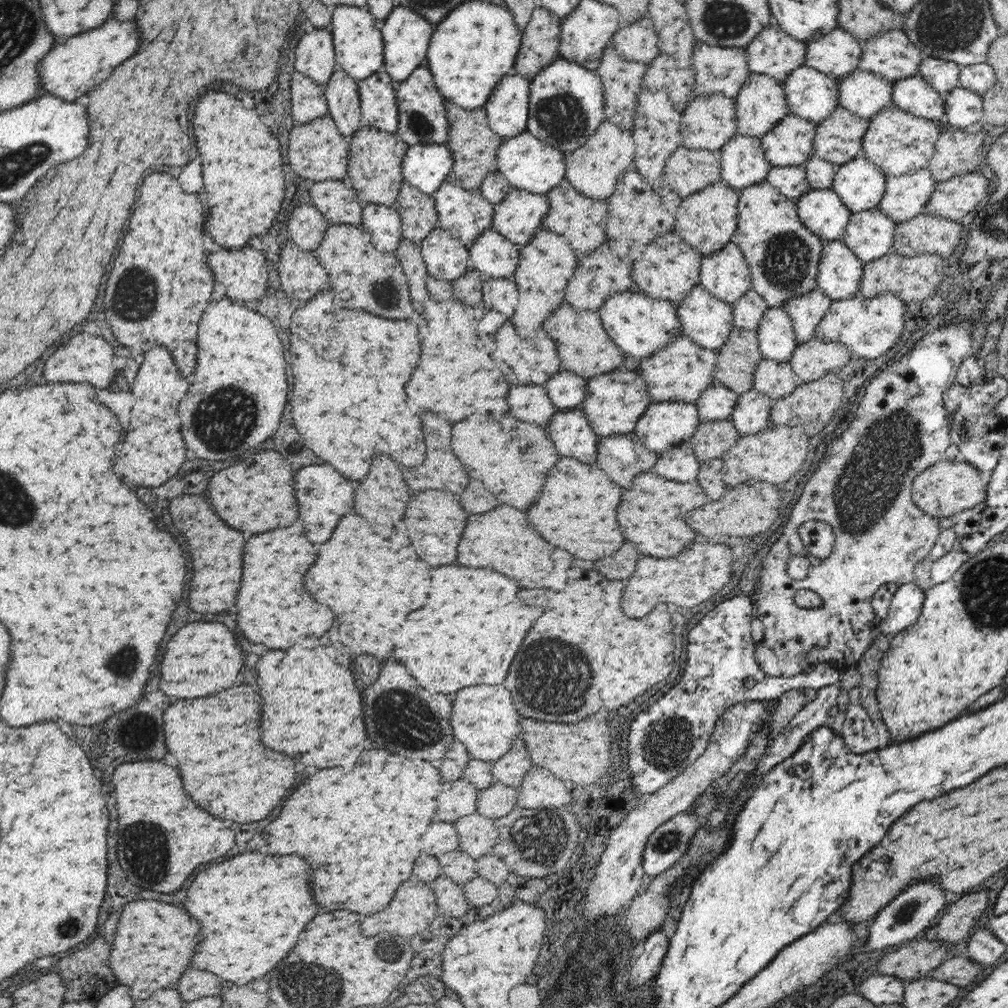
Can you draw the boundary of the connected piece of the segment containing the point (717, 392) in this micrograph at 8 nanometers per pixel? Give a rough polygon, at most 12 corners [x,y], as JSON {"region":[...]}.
{"region":[[714,382],[695,404],[699,419],[732,418],[738,395]]}

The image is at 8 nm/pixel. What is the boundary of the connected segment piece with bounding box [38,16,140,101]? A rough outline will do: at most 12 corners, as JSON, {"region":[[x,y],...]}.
{"region":[[134,20],[58,41],[40,61],[46,94],[76,101],[134,56]]}

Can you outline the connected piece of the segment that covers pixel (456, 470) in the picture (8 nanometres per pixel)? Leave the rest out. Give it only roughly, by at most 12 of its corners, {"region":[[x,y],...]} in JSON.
{"region":[[424,418],[425,459],[404,468],[410,488],[458,494],[468,472],[450,448],[450,422]]}

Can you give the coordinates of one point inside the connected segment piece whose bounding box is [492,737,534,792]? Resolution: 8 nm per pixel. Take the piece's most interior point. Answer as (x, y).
(510, 770)

